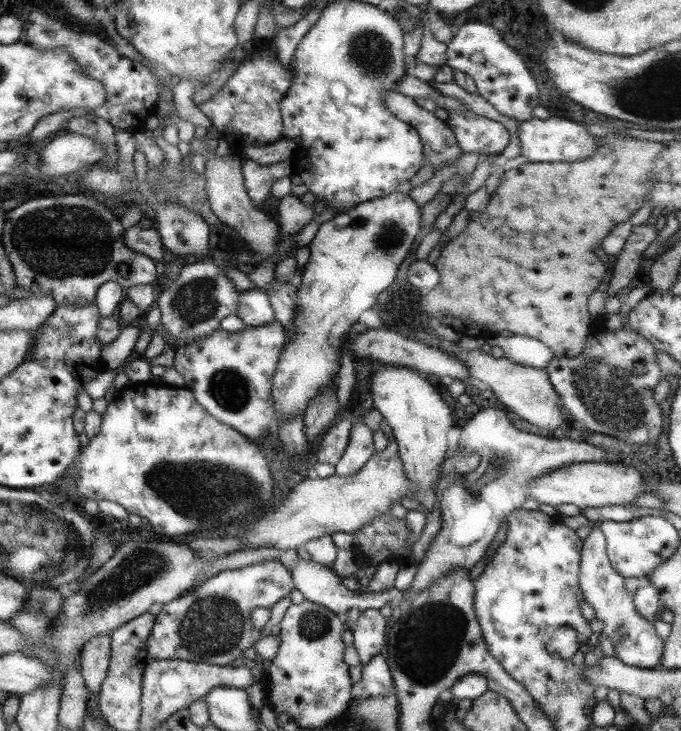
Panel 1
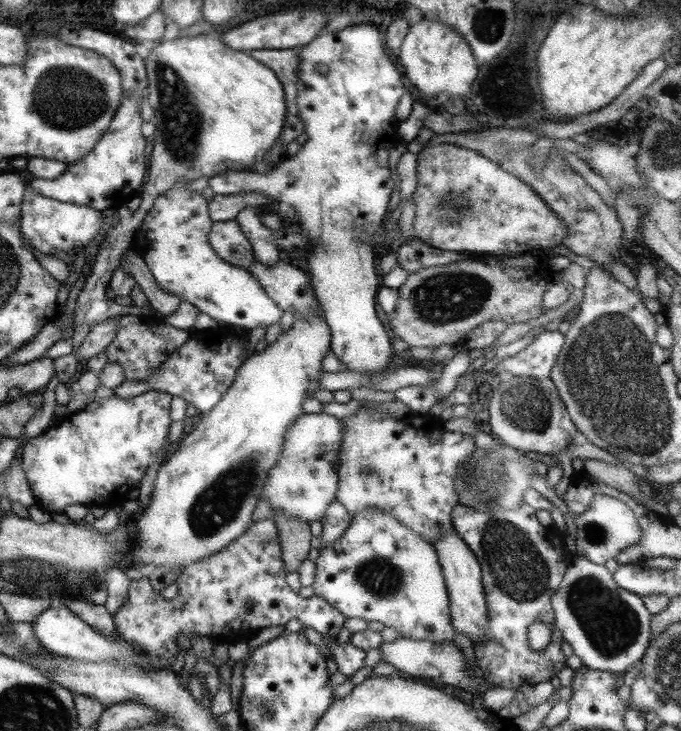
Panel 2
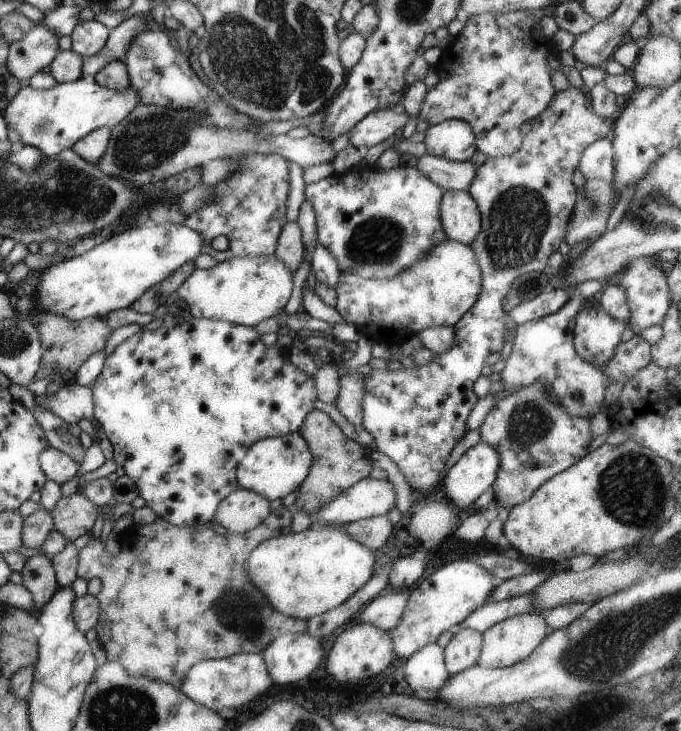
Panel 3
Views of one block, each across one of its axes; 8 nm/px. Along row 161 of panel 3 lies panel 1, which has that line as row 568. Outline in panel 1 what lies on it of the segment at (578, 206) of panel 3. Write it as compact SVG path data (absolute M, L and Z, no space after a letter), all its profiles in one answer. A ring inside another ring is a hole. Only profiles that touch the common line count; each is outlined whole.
M599 524L592 530L590 536L583 541L580 558L580 574L578 585L582 589L584 602L587 606L594 607L596 619L604 623L604 628L598 632L599 636L606 635L612 646L616 657L624 664L636 668L656 669L660 667L664 643L654 629L656 620L646 620L634 607L634 596L626 590L624 577L612 568L612 564L606 554L607 543Z

